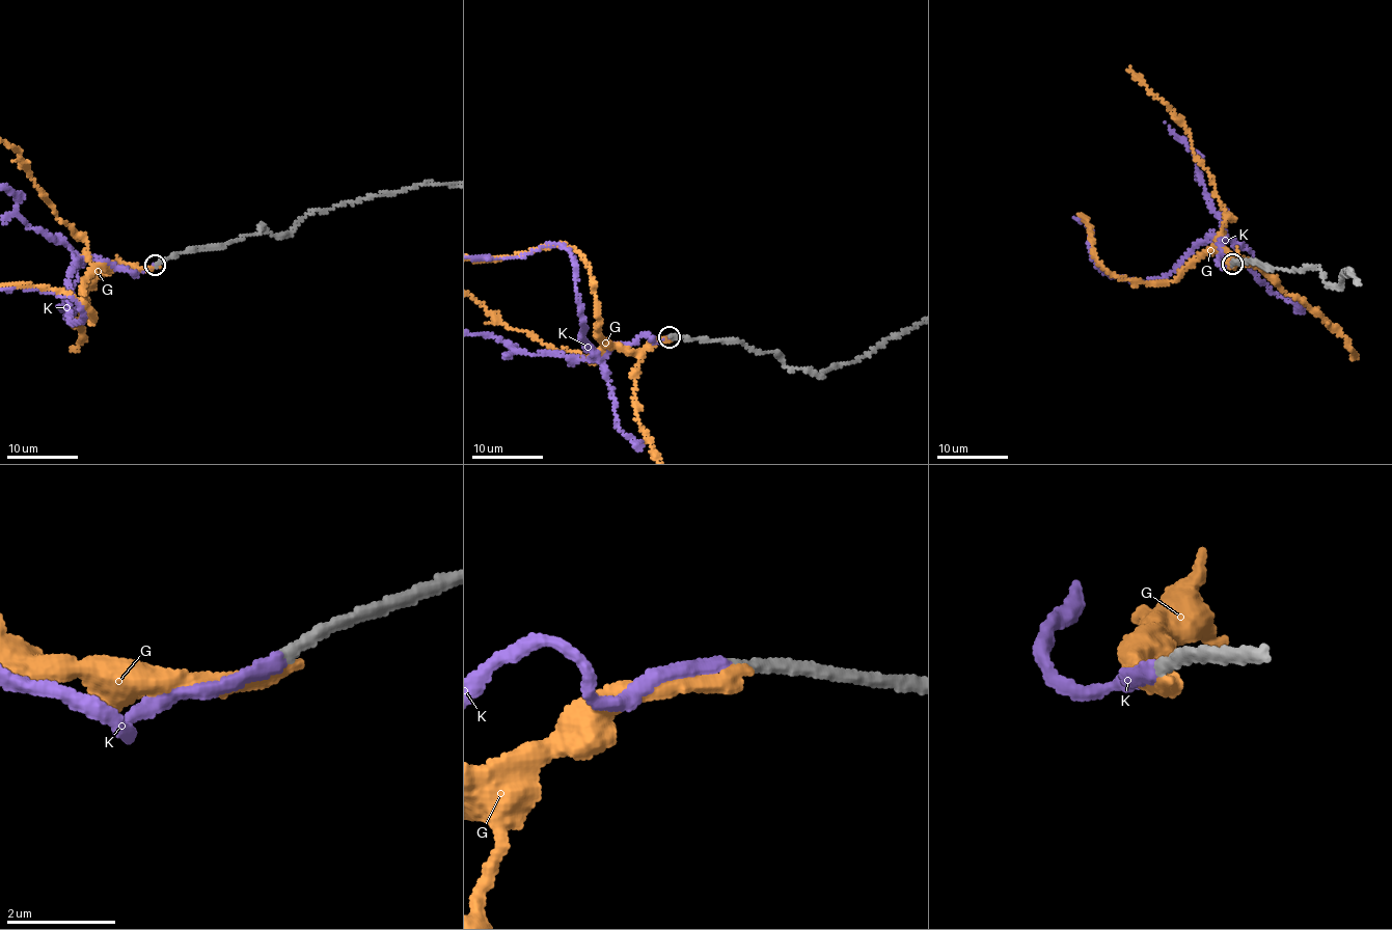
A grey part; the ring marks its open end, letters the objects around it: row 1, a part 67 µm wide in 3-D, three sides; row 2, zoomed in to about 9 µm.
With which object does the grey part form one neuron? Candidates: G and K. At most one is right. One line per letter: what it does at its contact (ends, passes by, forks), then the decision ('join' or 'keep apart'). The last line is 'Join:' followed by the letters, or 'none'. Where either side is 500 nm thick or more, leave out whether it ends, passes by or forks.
G: it ends; keep apart
K: it ends; join
Join: K

